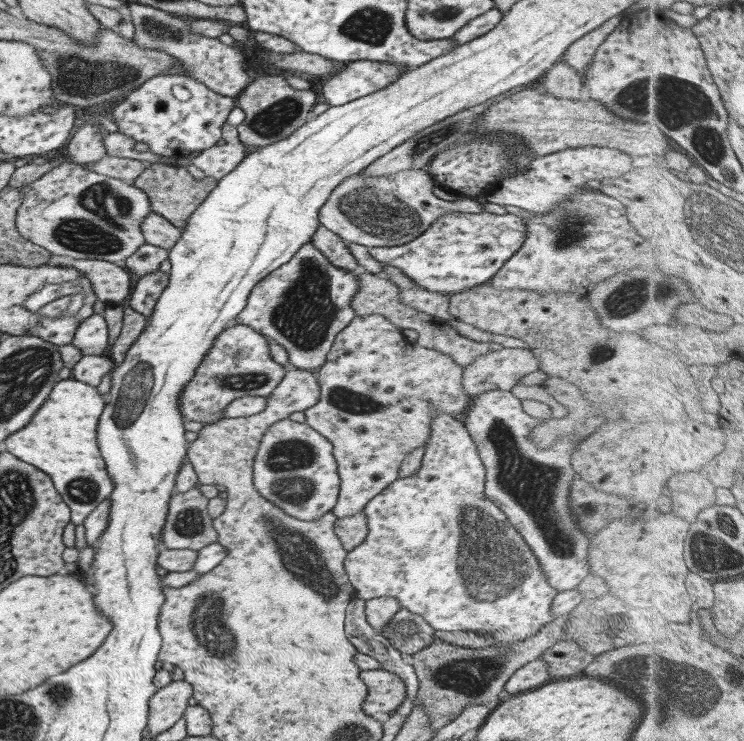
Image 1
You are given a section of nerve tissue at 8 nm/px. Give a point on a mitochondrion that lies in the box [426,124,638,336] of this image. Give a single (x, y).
(574, 224)

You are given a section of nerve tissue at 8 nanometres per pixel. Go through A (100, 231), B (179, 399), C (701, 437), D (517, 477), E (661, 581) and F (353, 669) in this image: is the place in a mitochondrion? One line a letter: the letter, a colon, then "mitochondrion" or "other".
A: mitochondrion
B: other
C: other
D: mitochondrion
E: other
F: other

